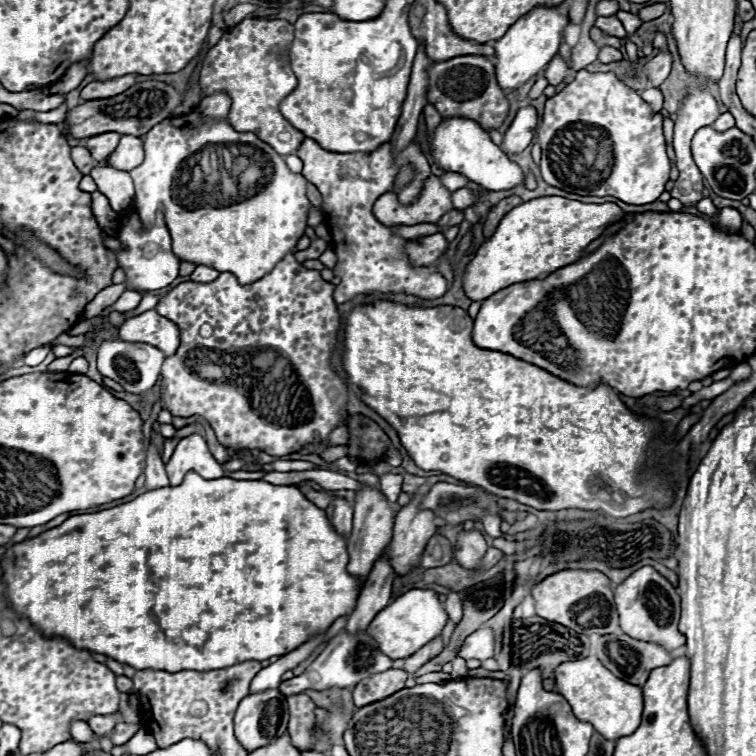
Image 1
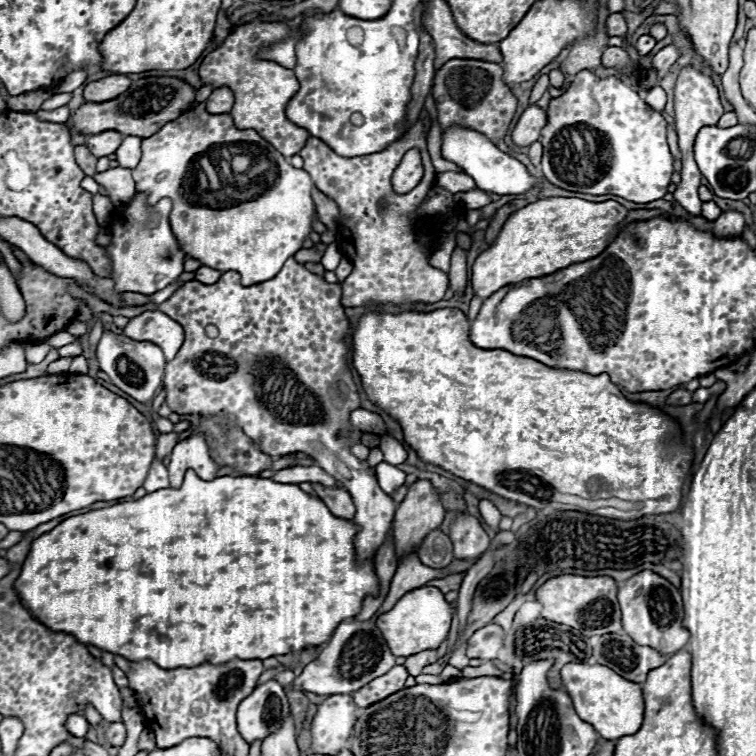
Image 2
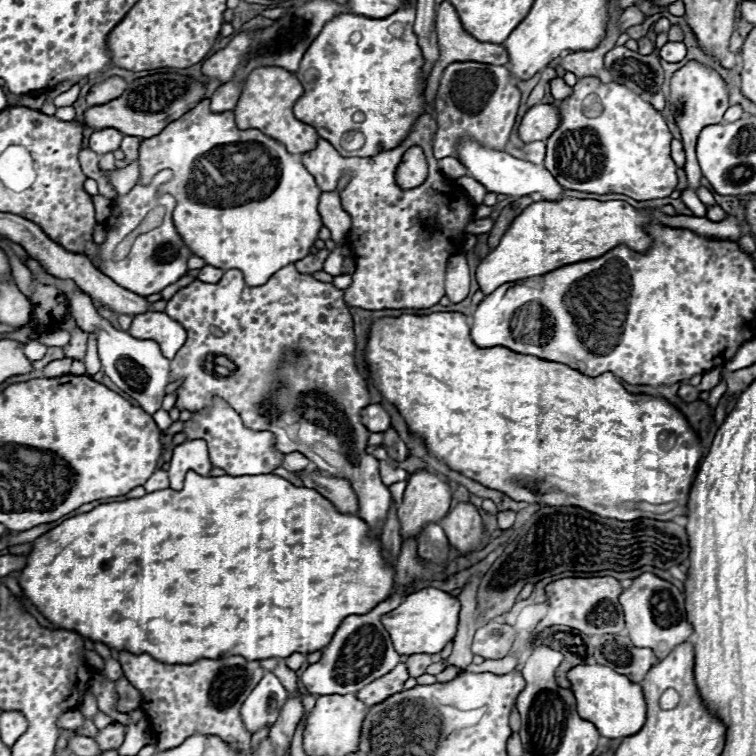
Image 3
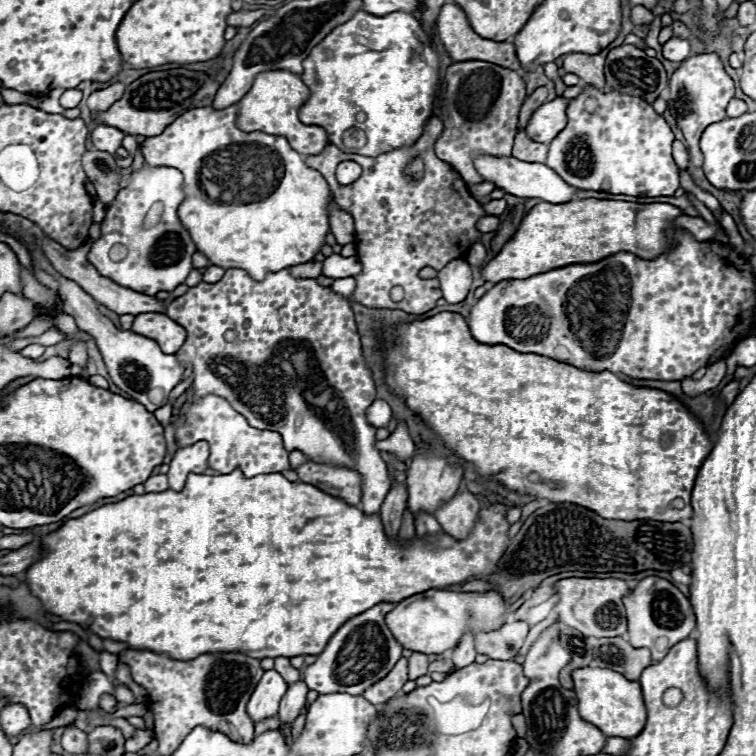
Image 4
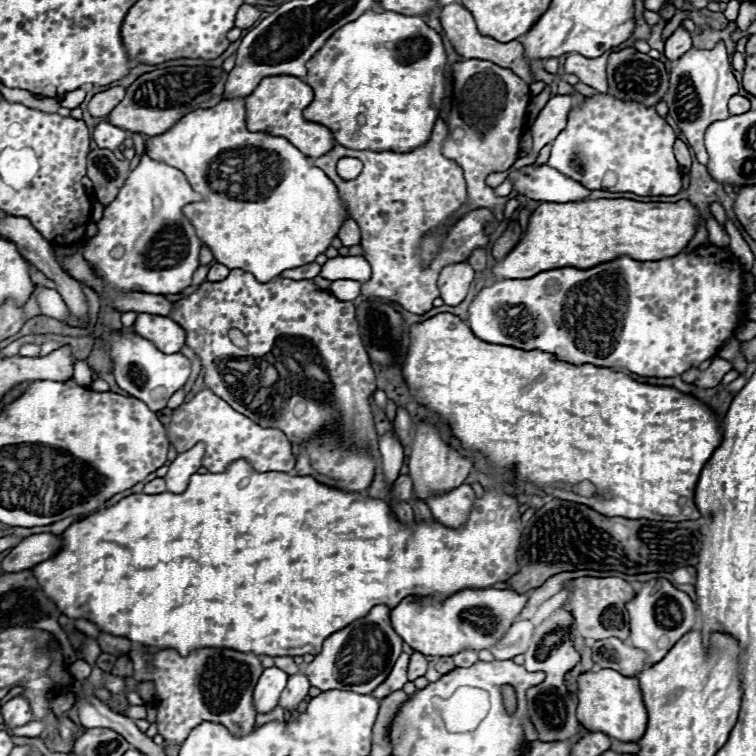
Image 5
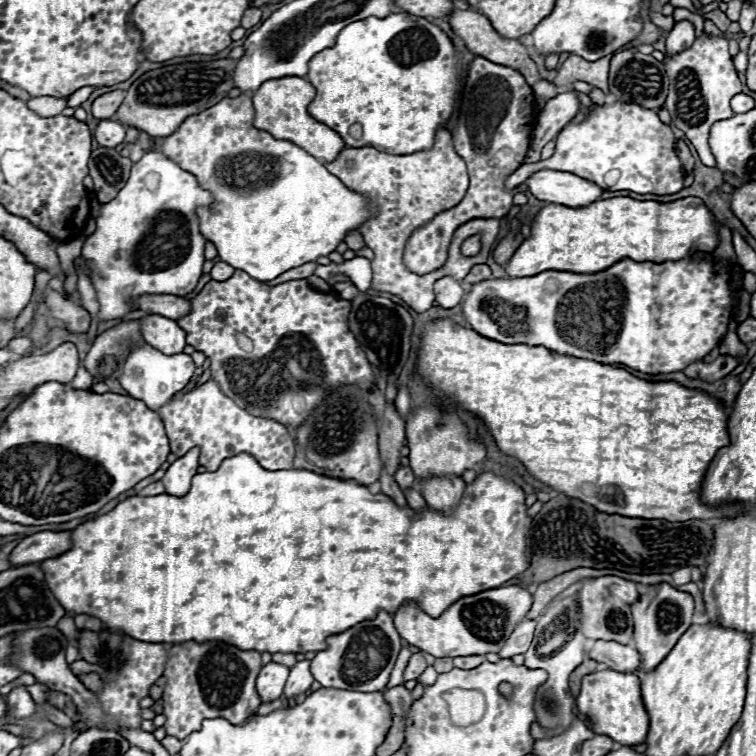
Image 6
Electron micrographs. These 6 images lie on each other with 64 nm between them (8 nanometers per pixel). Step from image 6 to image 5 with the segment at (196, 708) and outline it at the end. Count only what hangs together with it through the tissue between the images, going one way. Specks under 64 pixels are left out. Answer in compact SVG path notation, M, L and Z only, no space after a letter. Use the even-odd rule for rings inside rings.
M200 648L190 652L190 656L180 656L174 650L160 650L154 654L154 670L148 672L146 658L140 652L130 652L130 660L134 662L134 674L140 680L152 680L156 684L156 706L158 706L158 734L164 736L166 742L184 742L190 730L194 730L202 722L218 722L230 728L234 736L244 736L254 728L254 686L262 674L260 656L252 652L238 652L230 648Z

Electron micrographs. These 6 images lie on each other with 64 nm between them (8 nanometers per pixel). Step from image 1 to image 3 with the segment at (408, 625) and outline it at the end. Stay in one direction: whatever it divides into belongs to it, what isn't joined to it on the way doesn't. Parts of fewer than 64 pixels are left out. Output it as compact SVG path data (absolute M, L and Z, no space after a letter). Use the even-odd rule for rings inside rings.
M422 588L404 598L404 602L382 616L384 628L390 632L394 648L400 654L438 654L446 644L450 644L458 630L460 600L438 588Z

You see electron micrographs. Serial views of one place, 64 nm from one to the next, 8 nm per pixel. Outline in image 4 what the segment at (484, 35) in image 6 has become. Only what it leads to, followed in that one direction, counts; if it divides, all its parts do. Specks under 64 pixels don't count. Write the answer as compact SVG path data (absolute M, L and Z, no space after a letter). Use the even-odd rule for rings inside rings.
M444 4L444 6L442 6L440 16L438 16L438 34L440 34L440 40L442 40L444 48L448 50L450 58L452 58L452 62L464 62L464 60L484 60L484 62L492 62L492 64L498 64L498 66L504 66L504 68L516 70L520 76L524 76L524 74L526 74L526 70L518 64L518 56L516 56L514 42L512 42L512 40L510 40L510 42L494 42L494 40L480 38L480 36L472 30L472 26L470 26L470 22L468 22L468 18L466 18L464 10L462 10L460 6L456 6L456 4Z

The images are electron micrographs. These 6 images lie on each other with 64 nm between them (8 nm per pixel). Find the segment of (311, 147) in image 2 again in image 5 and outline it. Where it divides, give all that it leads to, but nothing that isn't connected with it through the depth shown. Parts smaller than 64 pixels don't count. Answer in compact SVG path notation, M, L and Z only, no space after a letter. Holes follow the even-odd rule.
M436 120L430 142L408 154L350 150L336 144L326 156L312 160L334 180L340 196L348 204L352 218L362 230L360 246L366 250L366 260L372 266L372 276L360 292L364 298L396 300L404 310L424 314L434 308L432 302L438 298L436 280L442 268L446 264L468 264L474 250L488 246L492 232L486 228L486 224L494 222L496 218L488 210L474 210L452 224L448 236L442 242L438 258L428 268L420 268L416 260L420 236L442 226L442 222L466 202L466 180L462 166L442 154L446 136L446 122ZM346 156L358 158L362 162L362 172L352 180L342 180L336 174L336 162Z

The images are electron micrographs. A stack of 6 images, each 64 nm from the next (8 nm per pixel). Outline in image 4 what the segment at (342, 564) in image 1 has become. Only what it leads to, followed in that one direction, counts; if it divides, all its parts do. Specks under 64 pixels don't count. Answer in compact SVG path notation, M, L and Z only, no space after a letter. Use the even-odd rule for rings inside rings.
M240 468L230 474L188 474L186 486L182 492L164 490L164 492L150 492L142 496L128 496L120 502L100 506L80 518L68 520L58 530L42 536L44 556L34 562L26 570L26 582L30 580L32 592L42 600L44 608L60 616L66 622L76 622L82 628L90 628L100 638L112 638L118 642L126 642L132 650L152 650L156 654L168 654L176 660L192 660L206 652L238 652L250 658L278 658L278 656L304 656L304 654L320 654L328 644L330 636L350 618L366 612L368 608L380 602L400 602L412 594L420 594L426 590L446 590L452 584L462 584L466 580L488 580L490 574L496 572L500 558L508 550L510 544L510 522L504 518L508 506L504 504L482 504L478 512L478 520L474 528L466 536L466 540L454 540L450 534L440 532L436 536L414 538L408 546L402 546L400 538L390 538L384 530L380 512L366 514L358 506L350 506L336 496L330 496L306 482L290 482L280 472L274 474L258 474L246 478Z

